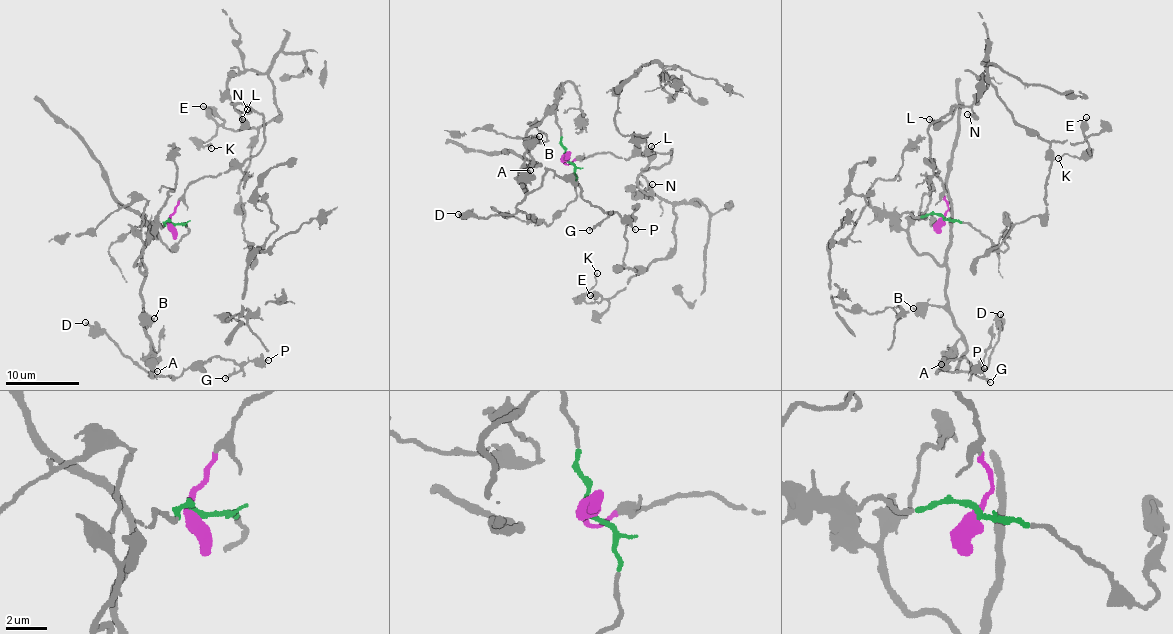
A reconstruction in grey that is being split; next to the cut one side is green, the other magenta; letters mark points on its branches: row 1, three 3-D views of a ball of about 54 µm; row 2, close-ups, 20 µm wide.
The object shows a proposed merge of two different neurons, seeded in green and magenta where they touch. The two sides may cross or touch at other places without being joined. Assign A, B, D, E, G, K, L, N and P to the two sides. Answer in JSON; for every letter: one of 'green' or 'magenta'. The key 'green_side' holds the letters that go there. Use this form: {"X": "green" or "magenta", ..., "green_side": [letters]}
{"A": "green", "B": "green", "D": "green", "E": "magenta", "G": "green", "K": "magenta", "L": "magenta", "N": "magenta", "P": "green", "green_side": ["A", "B", "D", "G", "P"]}

